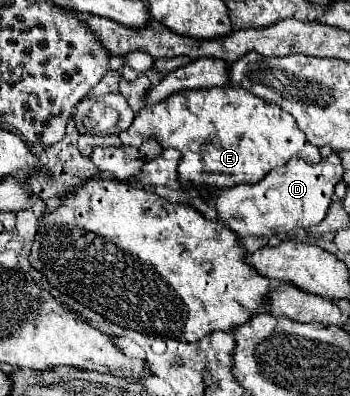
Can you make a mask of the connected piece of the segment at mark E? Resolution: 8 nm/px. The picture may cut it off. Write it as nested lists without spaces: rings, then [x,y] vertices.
[[[235,86],[171,94],[141,110],[133,126],[119,132],[121,142],[133,148],[139,148],[149,136],[155,136],[161,146],[177,146],[181,150],[179,178],[183,186],[207,184],[213,188],[231,188],[237,184],[255,184],[269,170],[283,166],[293,156],[309,164],[321,160],[319,148],[309,144],[289,112]]]

